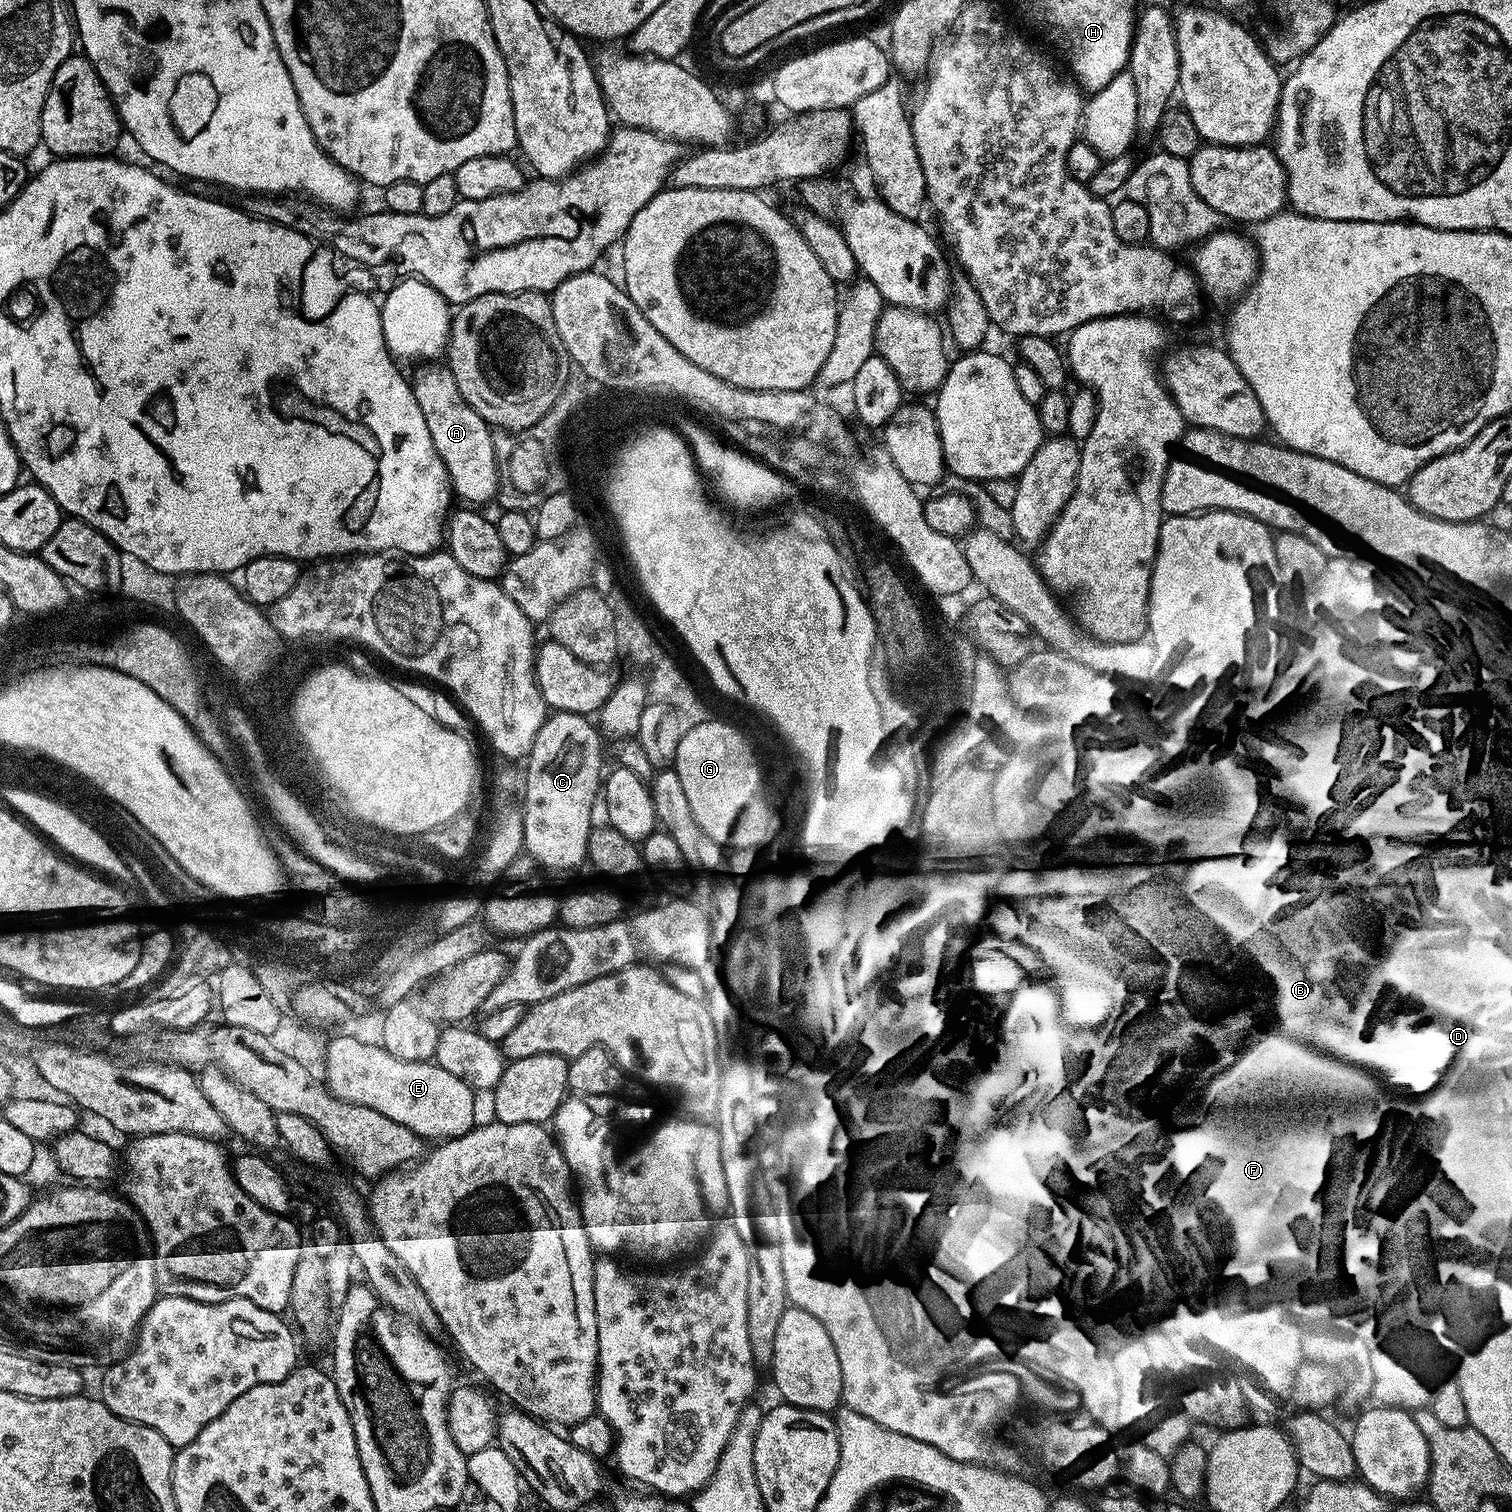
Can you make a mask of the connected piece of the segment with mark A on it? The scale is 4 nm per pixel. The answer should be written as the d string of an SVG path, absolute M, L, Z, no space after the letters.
M428 362L411 377L414 398L422 409L422 418L426 418L426 427L430 429L430 438L434 438L434 450L452 479L452 488L461 501L472 506L484 506L497 495L500 486L500 474L497 468L497 453L493 442L493 429L462 398L454 374L440 362Z

